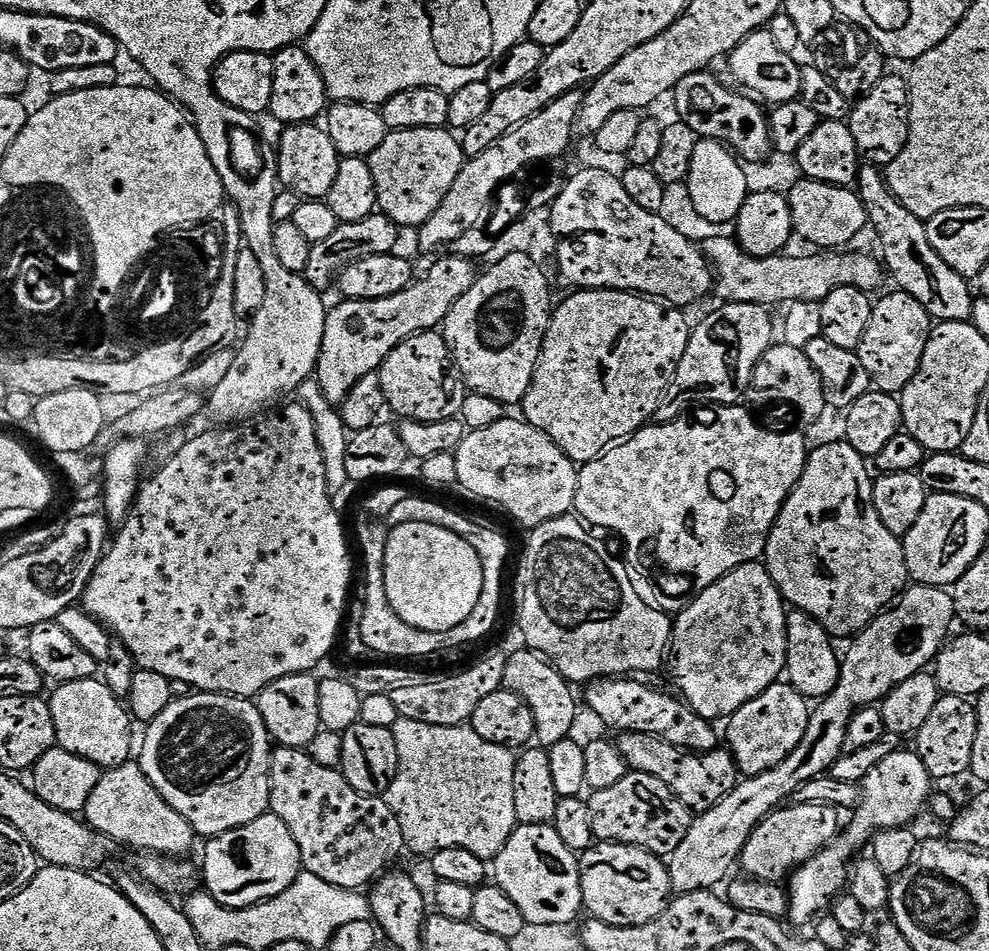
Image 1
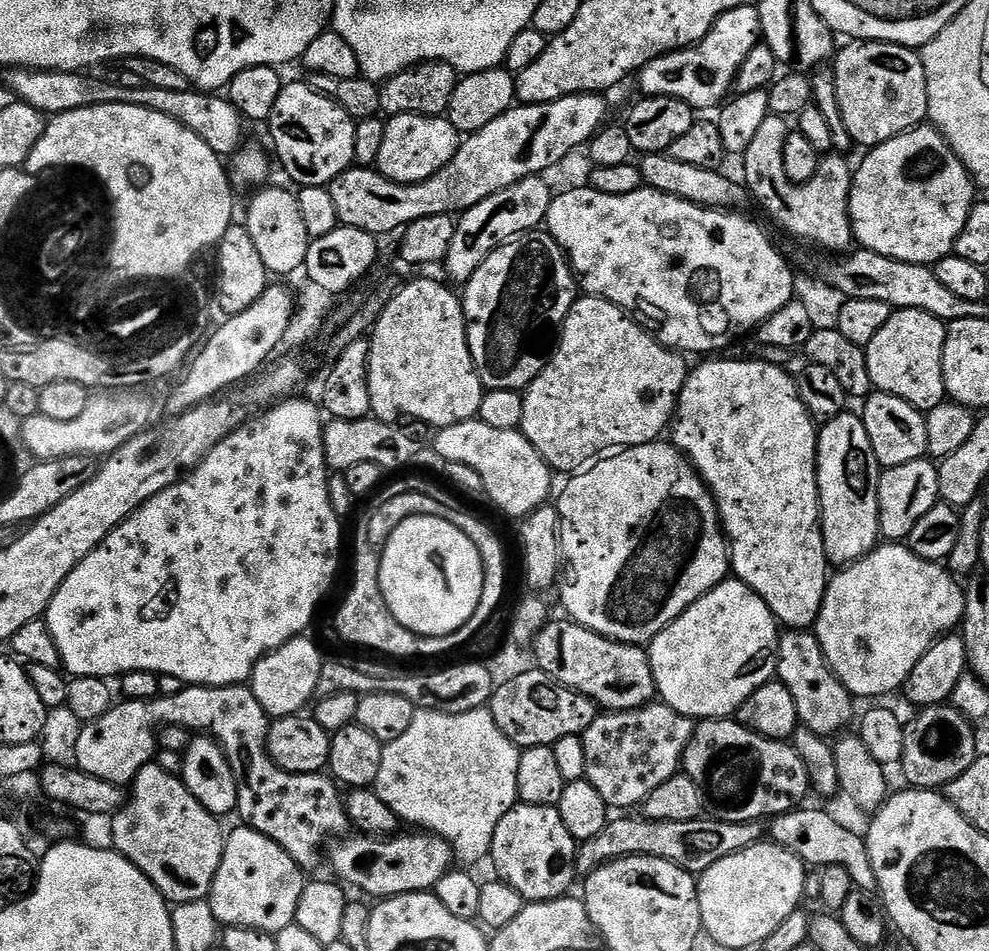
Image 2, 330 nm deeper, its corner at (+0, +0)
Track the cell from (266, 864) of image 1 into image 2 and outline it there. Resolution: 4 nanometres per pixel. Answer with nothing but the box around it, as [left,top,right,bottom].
[206,827,306,934]

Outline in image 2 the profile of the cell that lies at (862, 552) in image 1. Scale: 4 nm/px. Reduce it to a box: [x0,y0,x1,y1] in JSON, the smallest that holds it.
[816,414,882,566]

